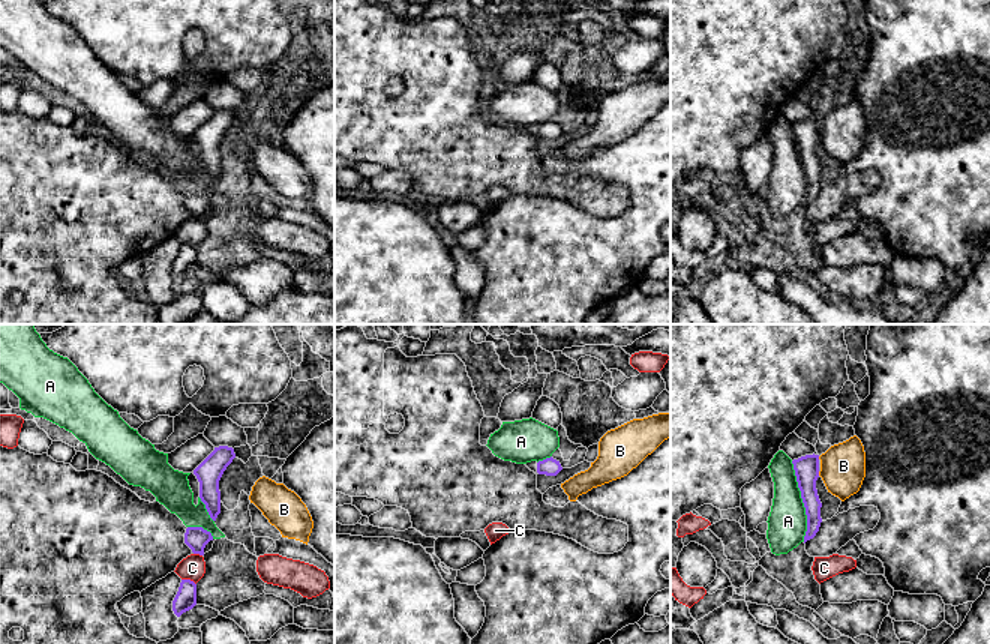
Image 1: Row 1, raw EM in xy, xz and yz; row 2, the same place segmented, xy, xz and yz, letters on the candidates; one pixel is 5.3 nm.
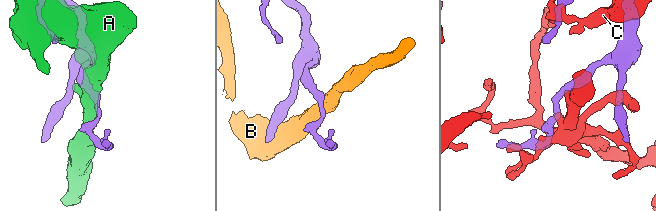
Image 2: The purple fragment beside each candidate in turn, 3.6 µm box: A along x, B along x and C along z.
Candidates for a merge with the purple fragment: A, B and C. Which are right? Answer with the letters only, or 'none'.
none

